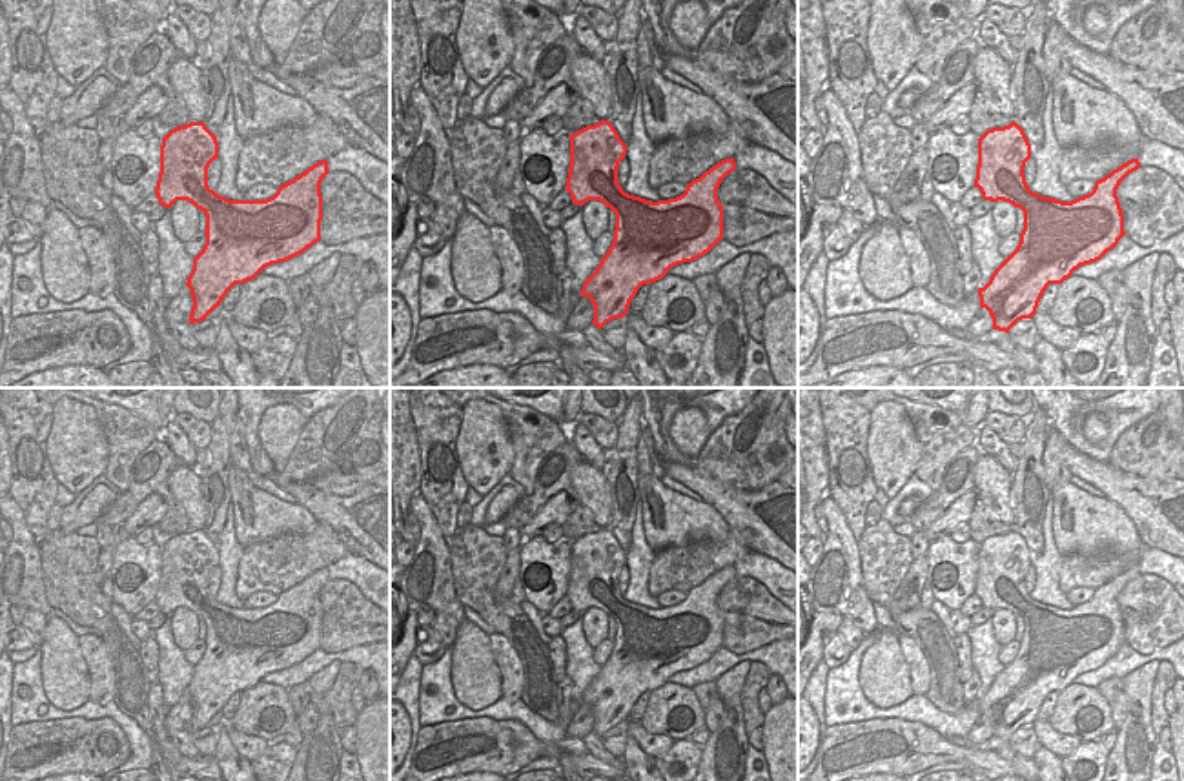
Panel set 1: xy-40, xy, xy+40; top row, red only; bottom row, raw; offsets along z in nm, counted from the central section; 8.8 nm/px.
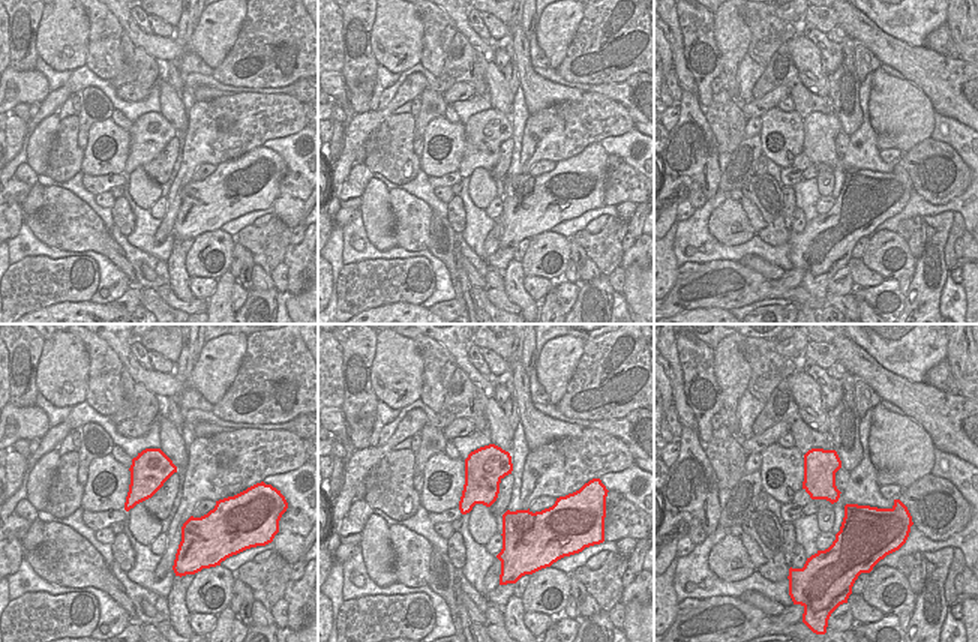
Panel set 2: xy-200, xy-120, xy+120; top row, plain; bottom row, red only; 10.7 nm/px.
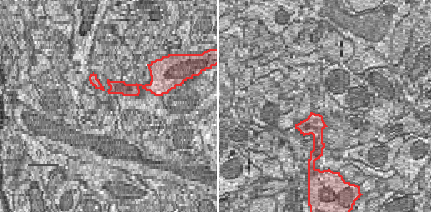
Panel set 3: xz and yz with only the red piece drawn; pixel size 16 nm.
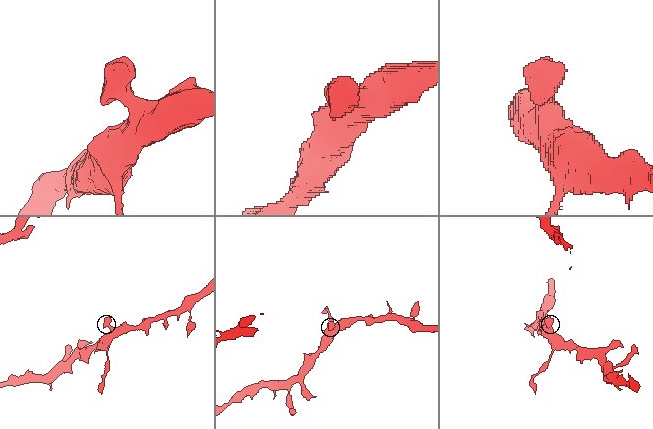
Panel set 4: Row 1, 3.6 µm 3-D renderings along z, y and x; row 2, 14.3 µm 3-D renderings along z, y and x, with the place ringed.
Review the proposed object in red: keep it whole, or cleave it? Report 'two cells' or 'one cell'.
one cell

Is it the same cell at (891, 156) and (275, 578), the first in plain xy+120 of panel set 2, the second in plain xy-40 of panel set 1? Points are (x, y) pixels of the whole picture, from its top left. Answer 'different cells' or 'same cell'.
different cells

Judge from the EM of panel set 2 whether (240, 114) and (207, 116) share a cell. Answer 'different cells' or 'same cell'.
same cell

